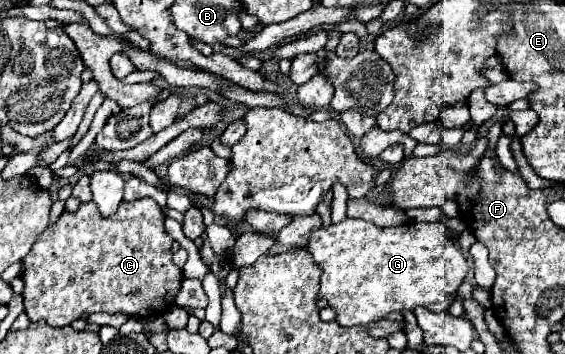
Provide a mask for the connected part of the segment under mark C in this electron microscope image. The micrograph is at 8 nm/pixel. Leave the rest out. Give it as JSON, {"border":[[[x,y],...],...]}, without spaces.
{"border":[[[151,198],[121,202],[111,218],[103,218],[95,202],[81,204],[75,214],[63,212],[59,220],[35,240],[31,252],[21,260],[25,314],[31,322],[45,320],[49,326],[67,326],[81,318],[81,314],[93,312],[127,314],[135,318],[165,314],[167,308],[175,304],[175,296],[181,290],[183,270],[173,264],[173,238],[165,232],[163,220],[165,214],[161,214],[161,208]]]}

